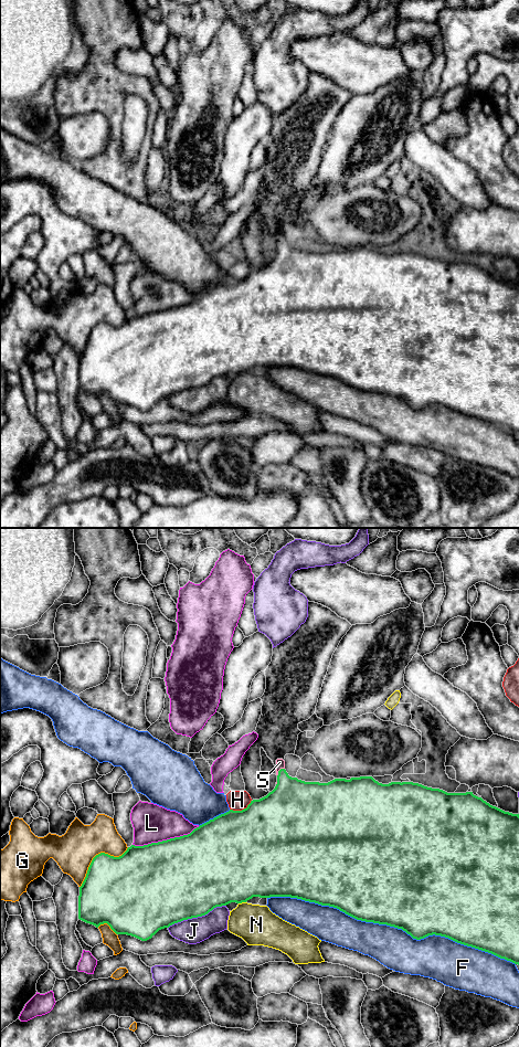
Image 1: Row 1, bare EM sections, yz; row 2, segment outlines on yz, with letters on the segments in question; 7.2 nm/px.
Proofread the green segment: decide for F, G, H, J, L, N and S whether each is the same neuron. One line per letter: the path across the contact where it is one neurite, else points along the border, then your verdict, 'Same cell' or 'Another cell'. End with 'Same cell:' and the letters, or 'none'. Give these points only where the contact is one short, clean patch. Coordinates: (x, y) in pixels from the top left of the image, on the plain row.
F: Another cell
G: Another cell
H: Another cell
J: Another cell
L: Another cell
N: Another cell
S: Path across: yz (293, 272), (278, 241), (279, 232). Same cell
Same cell: S

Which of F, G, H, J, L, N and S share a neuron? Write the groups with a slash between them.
F / G / H / J / L / N / S

